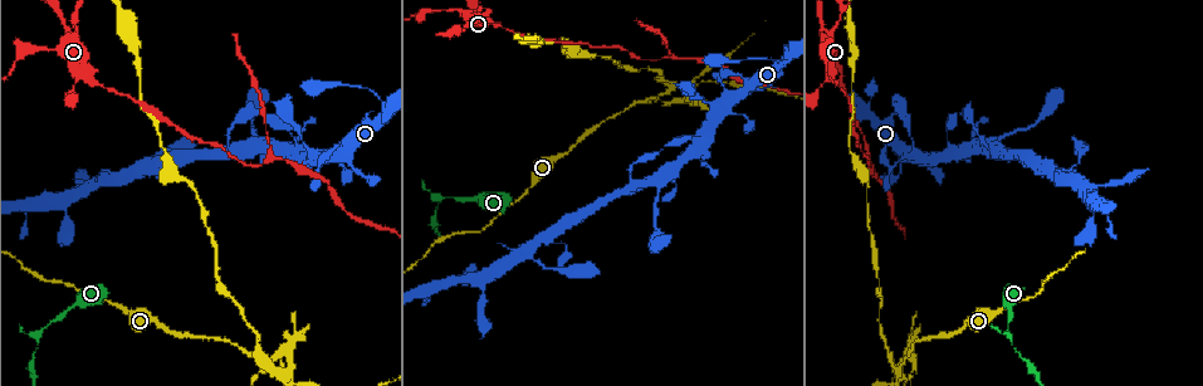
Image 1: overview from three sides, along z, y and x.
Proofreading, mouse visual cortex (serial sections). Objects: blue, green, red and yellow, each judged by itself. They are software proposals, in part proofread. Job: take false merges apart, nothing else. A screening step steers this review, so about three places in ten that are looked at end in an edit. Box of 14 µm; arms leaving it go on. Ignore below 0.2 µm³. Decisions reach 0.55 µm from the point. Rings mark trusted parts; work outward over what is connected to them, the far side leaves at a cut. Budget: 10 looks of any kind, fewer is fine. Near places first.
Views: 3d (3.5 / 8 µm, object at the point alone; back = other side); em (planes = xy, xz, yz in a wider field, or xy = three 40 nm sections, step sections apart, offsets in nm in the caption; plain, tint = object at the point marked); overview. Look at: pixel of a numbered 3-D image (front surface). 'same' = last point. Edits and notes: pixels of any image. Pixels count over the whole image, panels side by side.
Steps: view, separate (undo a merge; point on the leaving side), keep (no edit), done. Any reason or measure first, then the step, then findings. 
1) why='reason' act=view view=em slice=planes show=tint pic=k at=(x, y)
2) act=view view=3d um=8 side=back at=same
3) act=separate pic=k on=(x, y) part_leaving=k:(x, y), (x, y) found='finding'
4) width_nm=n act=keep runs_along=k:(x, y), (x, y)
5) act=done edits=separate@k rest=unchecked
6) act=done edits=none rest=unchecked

act=view view=3d um=3.5 pic=1 at=(1006, 329)

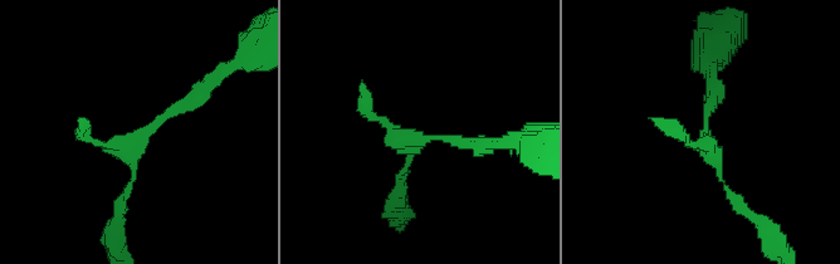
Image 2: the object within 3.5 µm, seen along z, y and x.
why='shape alone is not enough' act=view view=em slice=planes show=tint pic=2 at=(706, 125)

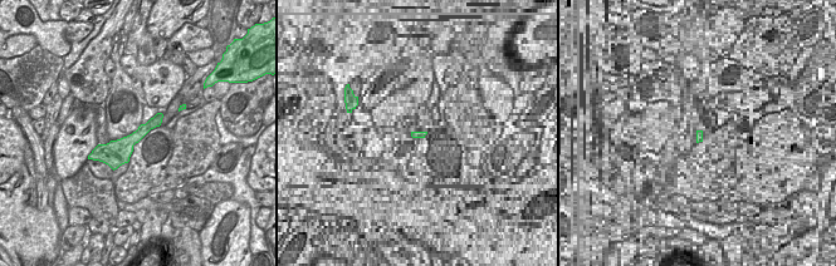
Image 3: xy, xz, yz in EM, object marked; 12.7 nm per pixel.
act=keep runs_along=2:(220, 73), (132, 147), (125, 198) found='all the same cell'

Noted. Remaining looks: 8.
why='looks like a crossing' act=view view=3d um=3.5 pic=1 at=(271, 367)

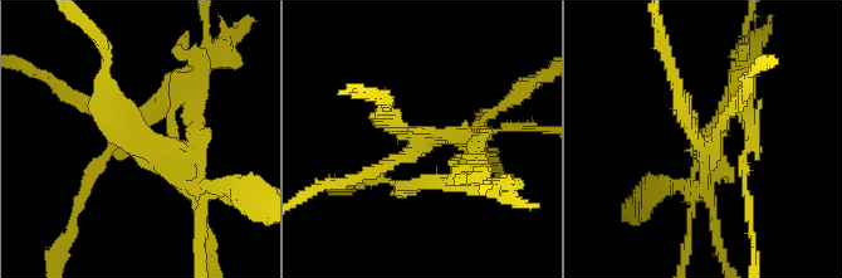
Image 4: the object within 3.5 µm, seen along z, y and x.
act=view view=em slice=xy step=5 show=tint pic=4 at=(135, 147)

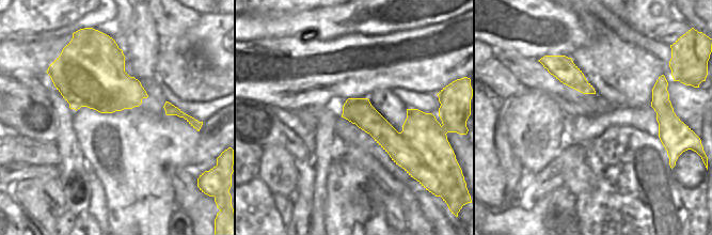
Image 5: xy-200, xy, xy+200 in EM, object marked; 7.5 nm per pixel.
act=separate pic=4 on=(109, 150) border=5:(350, 106), (370, 107), (422, 161) found='a second cell is stuck on'

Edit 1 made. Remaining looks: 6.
why='thick turns thin' act=view view=3d um=3.5 pic=1 at=(495, 24)

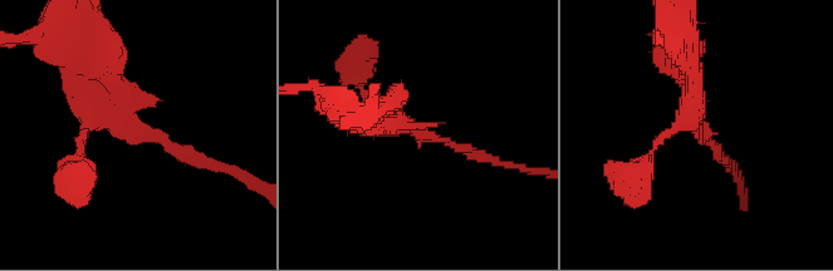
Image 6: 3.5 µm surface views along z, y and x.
why='shape alone is not enough' act=view view=em slice=xy step=2 show=tint pic=6 at=(417, 134)

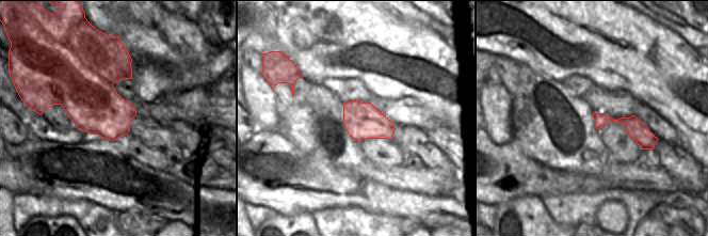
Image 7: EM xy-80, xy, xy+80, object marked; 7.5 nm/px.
arm_widths_nm=150,300 act=keep runs_along=6:(77, 74), (119, 124), (205, 163) found='continuous, no second cell'

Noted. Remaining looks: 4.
why='thick turns thin' act=view view=3d um=3.5 pic=1 at=(459, 30)

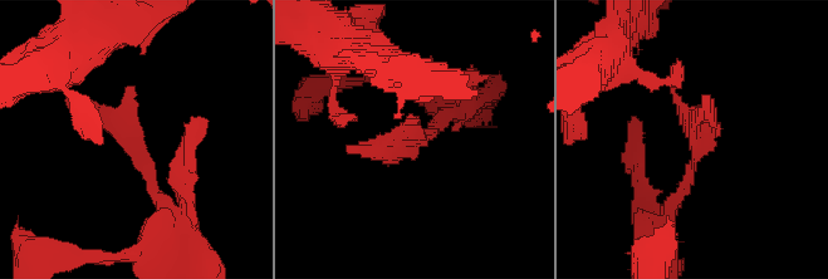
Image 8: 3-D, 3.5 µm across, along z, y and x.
why='now the EM' act=view view=em slice=xy step=2 show=tint pic=8 at=(143, 159)

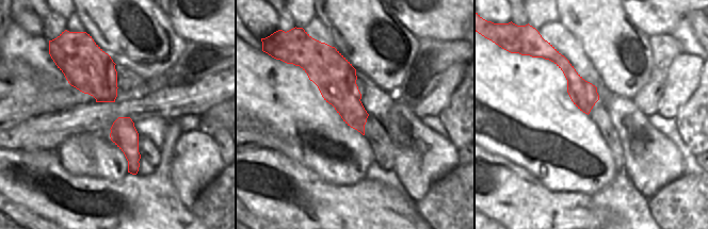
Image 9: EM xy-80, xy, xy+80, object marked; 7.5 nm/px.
why='cut it another way' act=view view=em slice=xy step=1 show=tint at=same

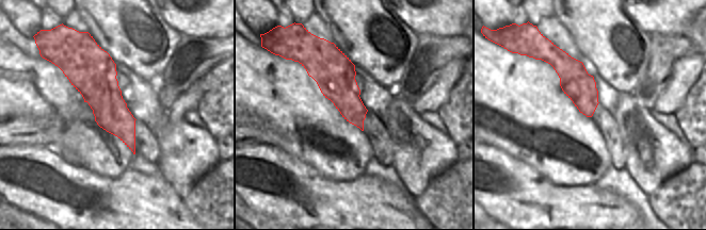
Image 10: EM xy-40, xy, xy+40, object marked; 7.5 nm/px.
width_nm=280 act=keep runs_along=8:(167, 228), (133, 138), (83, 107) found='all the same cell'

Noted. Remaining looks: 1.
act=done edits=separate@4 rest=unchecked

